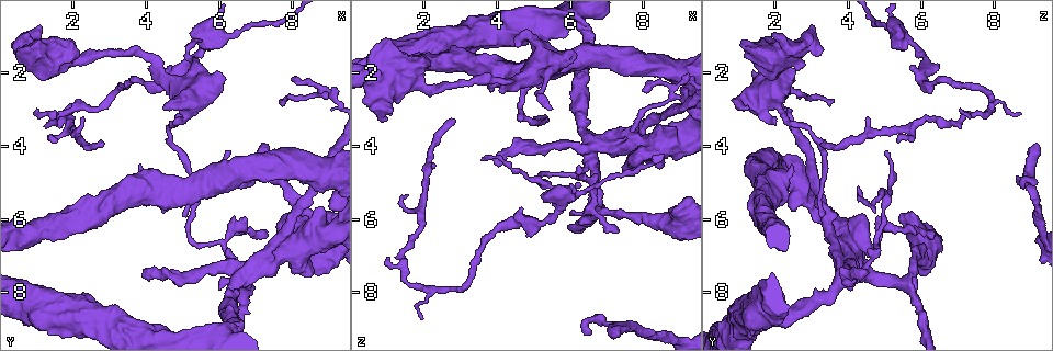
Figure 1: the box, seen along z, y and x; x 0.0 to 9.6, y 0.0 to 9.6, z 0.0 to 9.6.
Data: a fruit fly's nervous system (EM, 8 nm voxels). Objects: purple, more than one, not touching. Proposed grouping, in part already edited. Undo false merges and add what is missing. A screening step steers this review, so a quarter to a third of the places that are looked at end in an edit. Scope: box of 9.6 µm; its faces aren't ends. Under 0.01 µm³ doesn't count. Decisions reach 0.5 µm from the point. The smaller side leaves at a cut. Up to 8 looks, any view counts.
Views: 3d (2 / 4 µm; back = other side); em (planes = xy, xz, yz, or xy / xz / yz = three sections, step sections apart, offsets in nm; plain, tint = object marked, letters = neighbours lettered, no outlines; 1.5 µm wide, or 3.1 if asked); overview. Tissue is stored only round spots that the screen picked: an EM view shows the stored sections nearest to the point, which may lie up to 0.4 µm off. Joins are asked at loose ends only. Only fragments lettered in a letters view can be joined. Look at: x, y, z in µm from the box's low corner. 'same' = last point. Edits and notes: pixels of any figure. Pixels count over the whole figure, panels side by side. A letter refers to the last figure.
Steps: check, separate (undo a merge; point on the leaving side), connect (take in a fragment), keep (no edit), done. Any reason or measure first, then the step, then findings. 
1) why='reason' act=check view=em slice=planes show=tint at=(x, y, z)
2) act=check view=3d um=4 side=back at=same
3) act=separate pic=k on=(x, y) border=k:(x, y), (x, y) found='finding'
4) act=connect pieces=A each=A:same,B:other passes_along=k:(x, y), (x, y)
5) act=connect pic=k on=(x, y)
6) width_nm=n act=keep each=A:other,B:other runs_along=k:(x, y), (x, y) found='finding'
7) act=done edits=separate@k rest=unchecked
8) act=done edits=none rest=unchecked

why='four or more arms meet' act=check view=3d um=4 at=(6.65, 7.55, 3.85)

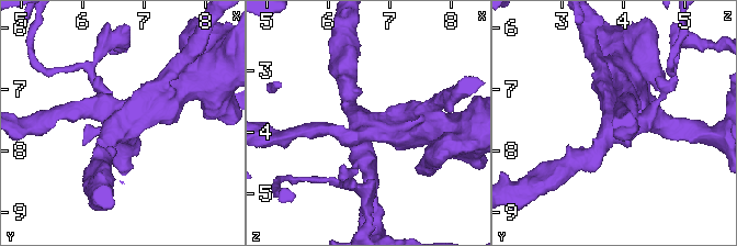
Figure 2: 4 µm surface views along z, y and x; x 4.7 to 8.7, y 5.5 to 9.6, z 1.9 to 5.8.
arms=4 act=check view=em slice=planes show=tint at=(6.65, 7.60, 3.85)

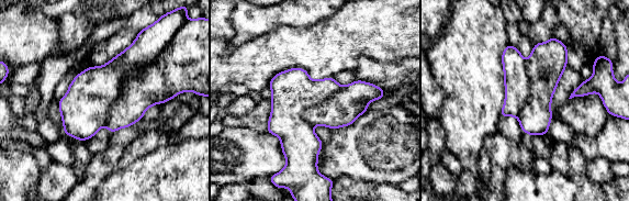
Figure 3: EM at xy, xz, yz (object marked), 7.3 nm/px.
act=check view=em slice=planes show=letters at=same

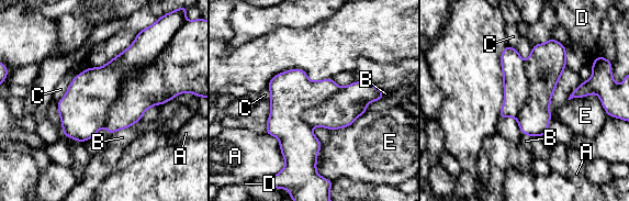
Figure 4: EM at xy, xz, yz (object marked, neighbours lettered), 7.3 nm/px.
act=keep each=A:other,B:other,C:other,D:other,E:other border=4:(367, 111), (350, 124), (330, 130) found='one cell here'

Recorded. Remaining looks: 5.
why='free end' act=check view=3d um=2 at=(2.85, 3.90, 3.35)

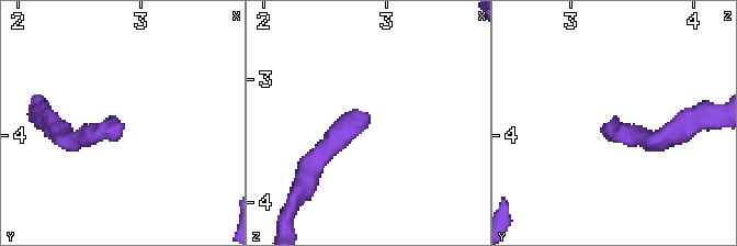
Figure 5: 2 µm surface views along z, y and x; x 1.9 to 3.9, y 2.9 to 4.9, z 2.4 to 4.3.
why='now the EM' act=check view=em slice=planes show=plain at=(2.86, 3.92, 3.34)

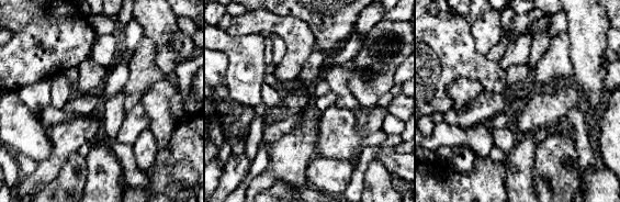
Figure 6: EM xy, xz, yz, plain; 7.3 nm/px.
why='what lies round it' act=check view=em slice=planes show=letters at=same

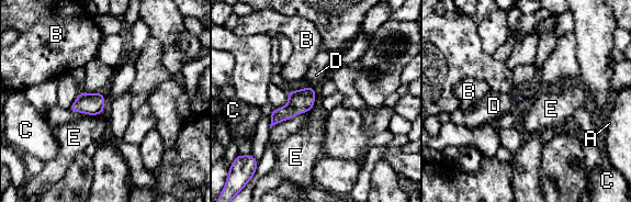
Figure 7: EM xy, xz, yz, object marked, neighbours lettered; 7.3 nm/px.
act=connect pieces=D each=A:other,B:other,C:other,D:same,E:other passes_along=7:(300, 101), (313, 89), (316, 75) found='the cell continues'

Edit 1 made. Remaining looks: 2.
act=check view=overview

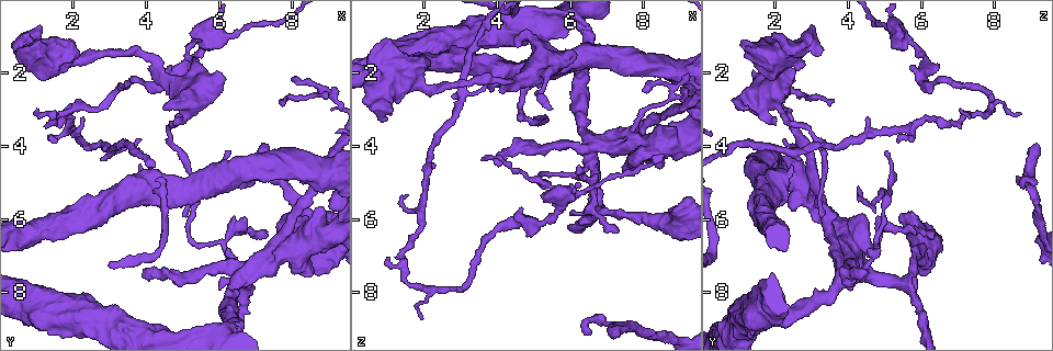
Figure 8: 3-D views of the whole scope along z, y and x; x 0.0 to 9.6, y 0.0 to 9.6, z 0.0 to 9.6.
why='an open end' act=check view=em slice=planes show=letters at=(1.95, 3.15, 8.70)

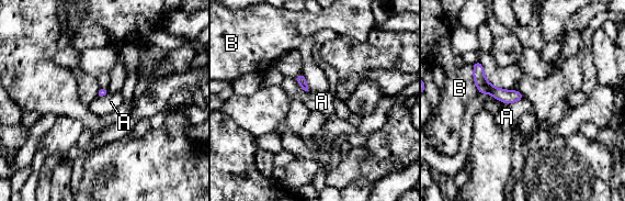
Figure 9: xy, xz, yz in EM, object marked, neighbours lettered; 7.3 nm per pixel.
act=keep each=A:other,B:other runs_along=9:(476, 66), (490, 89), (520, 97) found='no lettered fragment goes on from it'

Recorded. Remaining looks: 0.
act=done edits=connect@7 rest=unchecked

